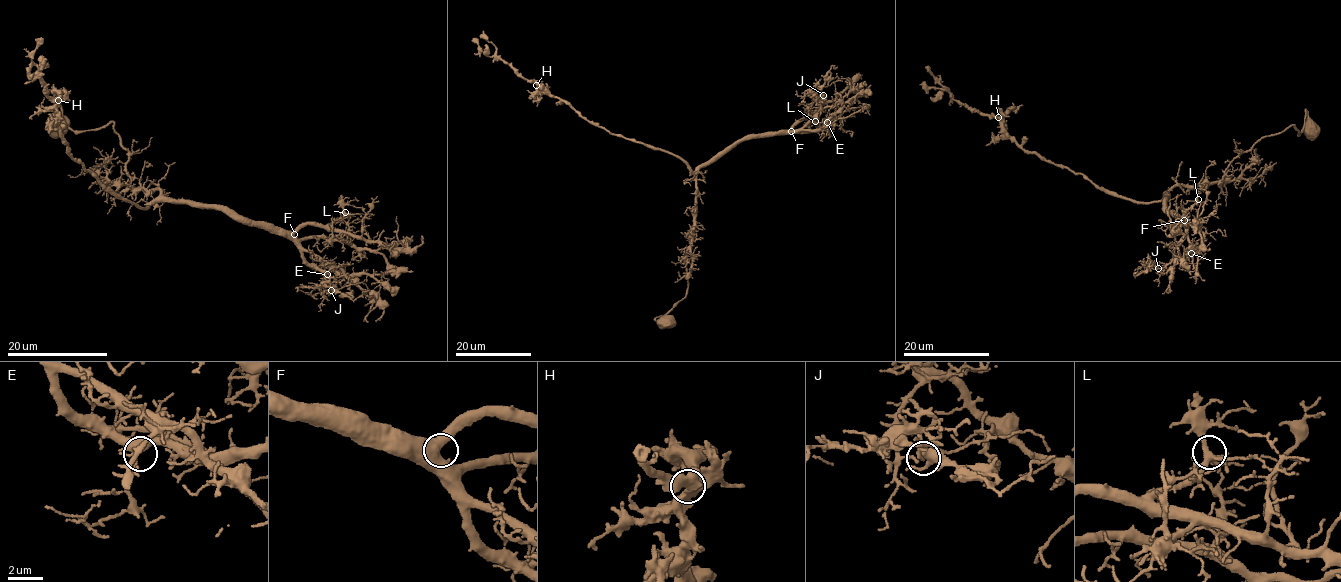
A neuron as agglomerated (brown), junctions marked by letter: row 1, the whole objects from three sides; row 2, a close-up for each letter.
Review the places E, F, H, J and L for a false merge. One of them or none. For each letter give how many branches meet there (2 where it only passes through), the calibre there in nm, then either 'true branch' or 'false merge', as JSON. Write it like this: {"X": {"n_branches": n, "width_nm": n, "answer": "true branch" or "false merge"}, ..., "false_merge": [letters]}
{"E": {"n_branches": 3, "width_nm": 400, "answer": "true branch"}, "F": {"n_branches": 2, "width_nm": 600, "answer": "true branch"}, "H": {"n_branches": 2, "width_nm": 500, "answer": "true branch"}, "J": {"n_branches": 2, "width_nm": 220, "answer": "false merge"}, "L": {"n_branches": 6, "width_nm": 280, "answer": "true branch"}, "false_merge": ["J"]}

